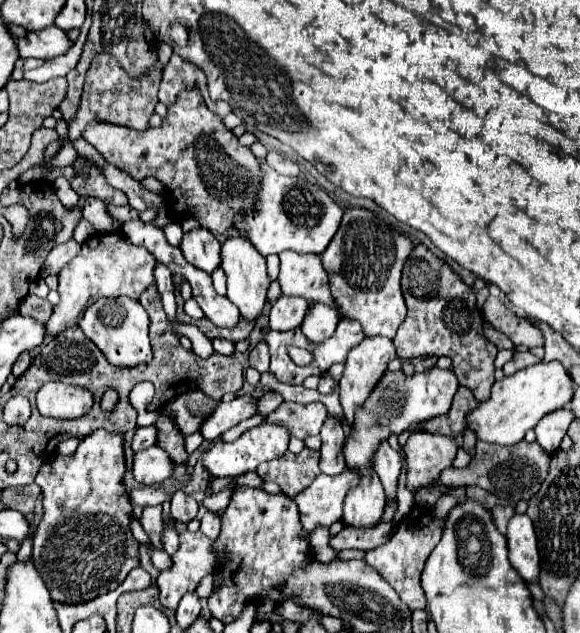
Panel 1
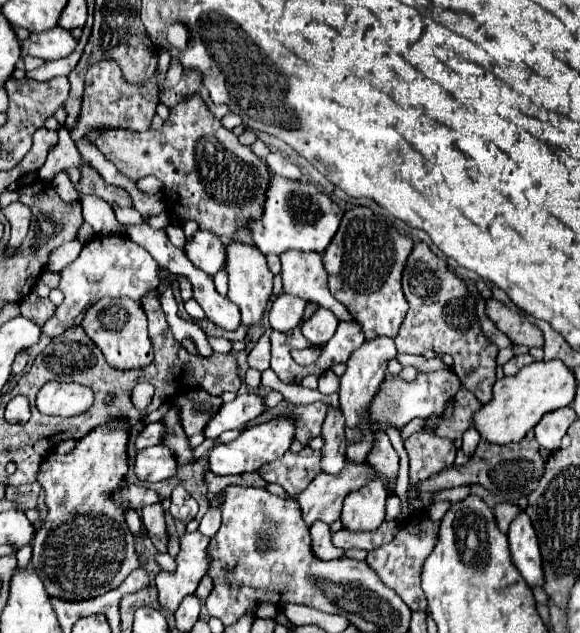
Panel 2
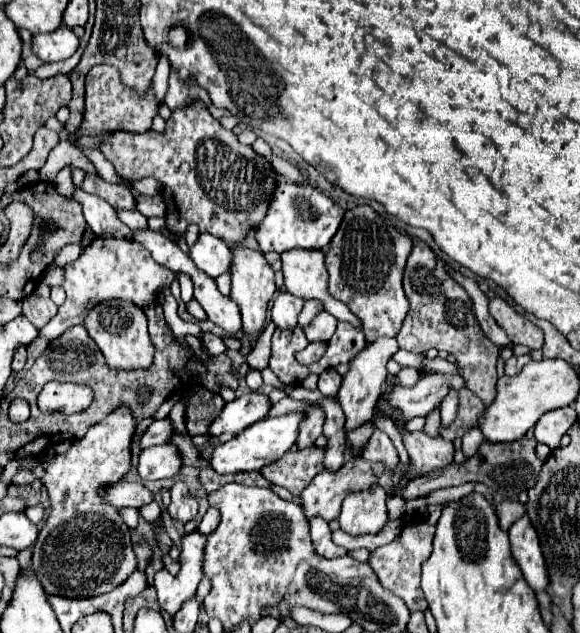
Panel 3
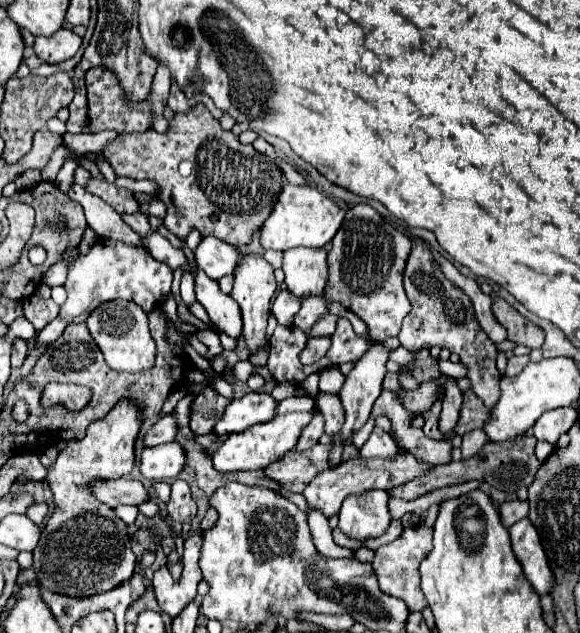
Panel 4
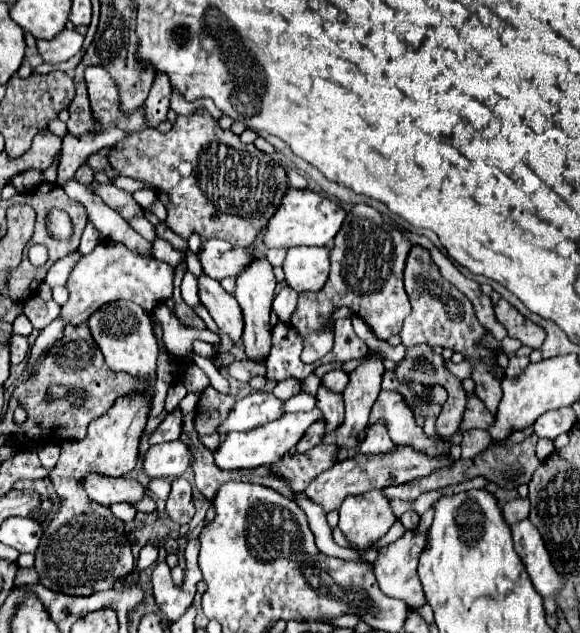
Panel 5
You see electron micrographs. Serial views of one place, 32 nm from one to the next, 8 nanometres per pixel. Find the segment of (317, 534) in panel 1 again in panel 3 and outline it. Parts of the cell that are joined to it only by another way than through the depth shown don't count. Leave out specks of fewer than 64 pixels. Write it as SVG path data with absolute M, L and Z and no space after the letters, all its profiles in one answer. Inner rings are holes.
M318 516L312 518L310 520L310 530L312 530L312 544L314 544L314 550L316 550L318 556L322 556L322 558L346 556L346 550L332 542L332 532L330 532L326 520L322 520Z

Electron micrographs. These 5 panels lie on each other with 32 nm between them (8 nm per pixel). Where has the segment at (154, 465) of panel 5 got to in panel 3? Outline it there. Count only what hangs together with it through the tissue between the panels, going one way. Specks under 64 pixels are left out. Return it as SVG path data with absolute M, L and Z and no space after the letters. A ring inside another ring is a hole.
M160 444L140 452L136 470L142 480L162 480L162 478L174 478L180 466L182 458L176 446Z

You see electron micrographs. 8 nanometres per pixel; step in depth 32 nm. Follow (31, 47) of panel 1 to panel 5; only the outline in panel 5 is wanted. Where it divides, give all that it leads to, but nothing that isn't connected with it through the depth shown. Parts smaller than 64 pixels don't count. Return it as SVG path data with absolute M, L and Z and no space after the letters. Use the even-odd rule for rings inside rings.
M64 28L52 40L42 40L42 38L36 40L36 46L44 62L60 64L60 62L70 60L82 48L82 42L84 42L84 36L80 36L76 30Z

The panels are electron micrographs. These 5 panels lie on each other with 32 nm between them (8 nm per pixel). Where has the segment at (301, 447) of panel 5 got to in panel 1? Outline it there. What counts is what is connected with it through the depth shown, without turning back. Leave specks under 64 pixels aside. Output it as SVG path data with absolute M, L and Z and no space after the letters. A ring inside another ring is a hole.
M282 402L272 414L266 416L264 422L284 426L292 436L304 440L306 436L318 434L324 420L326 420L326 408L322 402L312 404Z

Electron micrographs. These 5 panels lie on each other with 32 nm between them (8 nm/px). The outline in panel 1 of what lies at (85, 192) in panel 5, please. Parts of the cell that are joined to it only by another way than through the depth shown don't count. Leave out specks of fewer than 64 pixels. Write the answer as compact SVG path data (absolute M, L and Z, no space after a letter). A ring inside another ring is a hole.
M86 198L86 206L82 210L84 218L90 220L94 224L94 228L100 232L112 232L116 230L116 226L112 224L112 216L108 214L104 202L100 202L98 198Z

